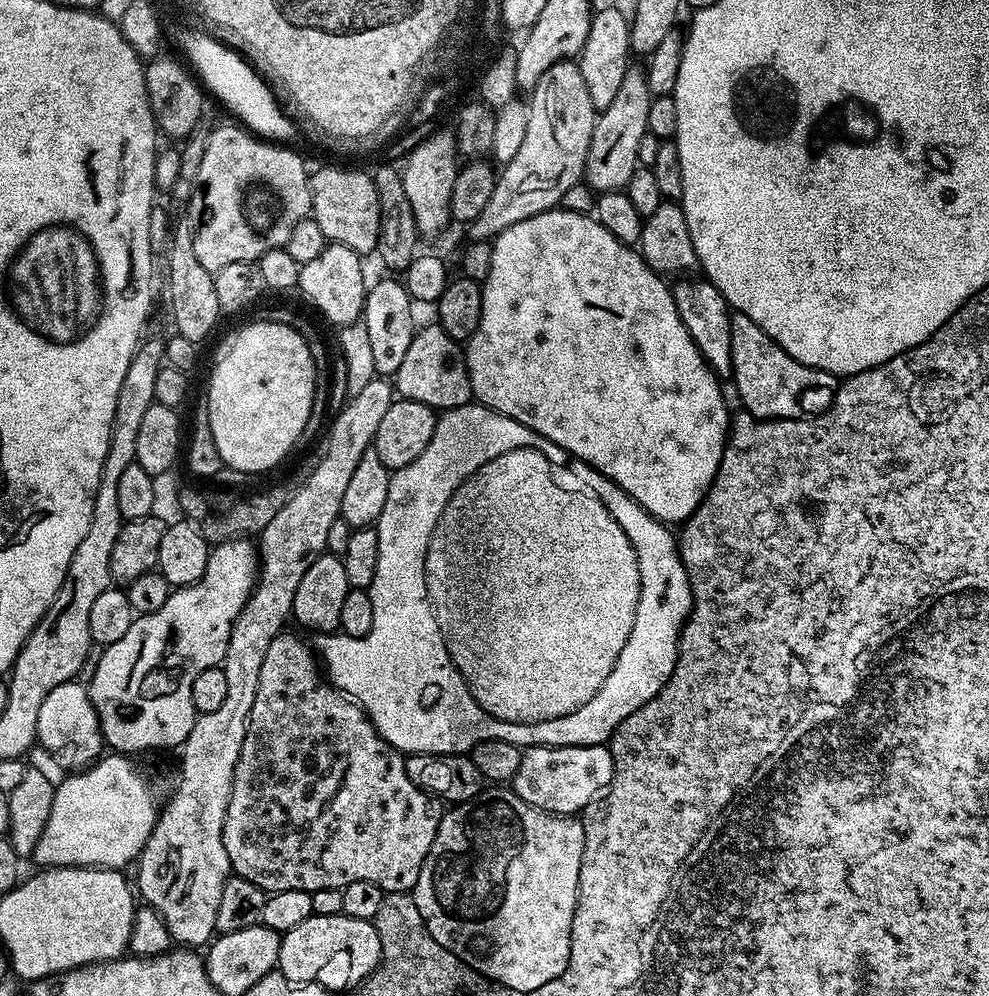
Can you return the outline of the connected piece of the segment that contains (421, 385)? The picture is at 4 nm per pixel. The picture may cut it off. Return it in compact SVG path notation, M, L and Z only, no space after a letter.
M432 322L429 328L424 328L421 332L419 329L413 335L410 350L406 350L406 358L402 358L402 366L398 366L394 377L395 391L405 400L422 402L437 410L461 408L473 399L468 363L464 360L464 354L465 349L462 347L461 341L455 340L450 334L446 334L446 330L440 327L439 323Z

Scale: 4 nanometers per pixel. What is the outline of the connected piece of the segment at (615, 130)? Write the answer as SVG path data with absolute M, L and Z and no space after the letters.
M630 66L622 78L622 86L614 102L610 102L610 106L597 115L583 175L589 188L597 193L627 189L634 170L640 164L642 138L649 135L648 119L653 99L647 71L643 67Z

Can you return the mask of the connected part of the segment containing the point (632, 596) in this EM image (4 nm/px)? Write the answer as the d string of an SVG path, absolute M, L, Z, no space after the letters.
M533 448L510 450L486 462L469 480L462 481L442 510L432 531L424 563L428 601L432 604L454 666L460 671L462 678L468 683L470 694L486 714L515 724L533 724L546 722L550 718L562 718L562 714L570 714L578 710L578 706L590 702L590 698L598 694L602 682L610 678L610 670L614 670L614 662L618 662L618 654L622 654L622 646L626 646L630 630L634 630L634 614L638 610L640 575L638 558L634 554L634 546L630 546L630 538L626 538L622 526L614 522L610 510L602 506L595 494L588 490L575 492L572 488L563 488L552 475L554 469L551 462Z

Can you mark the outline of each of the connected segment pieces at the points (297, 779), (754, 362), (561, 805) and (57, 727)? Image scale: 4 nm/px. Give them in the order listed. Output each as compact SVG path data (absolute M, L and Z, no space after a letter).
M288 635L275 636L266 650L266 659L262 661L262 670L258 674L258 692L254 694L254 706L250 706L250 718L246 726L242 750L238 754L238 766L234 766L230 802L222 830L222 842L226 846L232 872L246 878L246 882L254 882L254 886L261 888L265 894L282 890L302 890L310 893L331 888L342 890L350 886L350 882L374 882L386 894L411 893L418 882L422 862L438 834L442 815L441 801L423 792L418 786L414 786L414 782L410 782L404 769L405 757L377 734L368 715L355 700L345 696L343 692L339 692L336 687L328 683L313 649L309 645L308 649L298 637Z
M738 311L732 313L732 325L730 326L730 338L732 339L732 374L731 383L736 383L736 392L740 395L743 411L749 412L757 420L799 420L819 416L834 402L838 377L821 368L811 368L786 354L778 342L774 342L746 314Z
M603 744L565 748L528 746L523 749L523 754L518 774L510 782L512 791L522 798L522 802L544 812L553 812L556 816L583 813L584 807L593 803L611 785L612 775L616 773L612 749Z
M75 679L62 682L62 686L54 686L38 710L36 738L39 747L54 754L69 773L83 772L91 767L106 748L106 738L100 733L100 714L94 710L91 691L80 683Z

